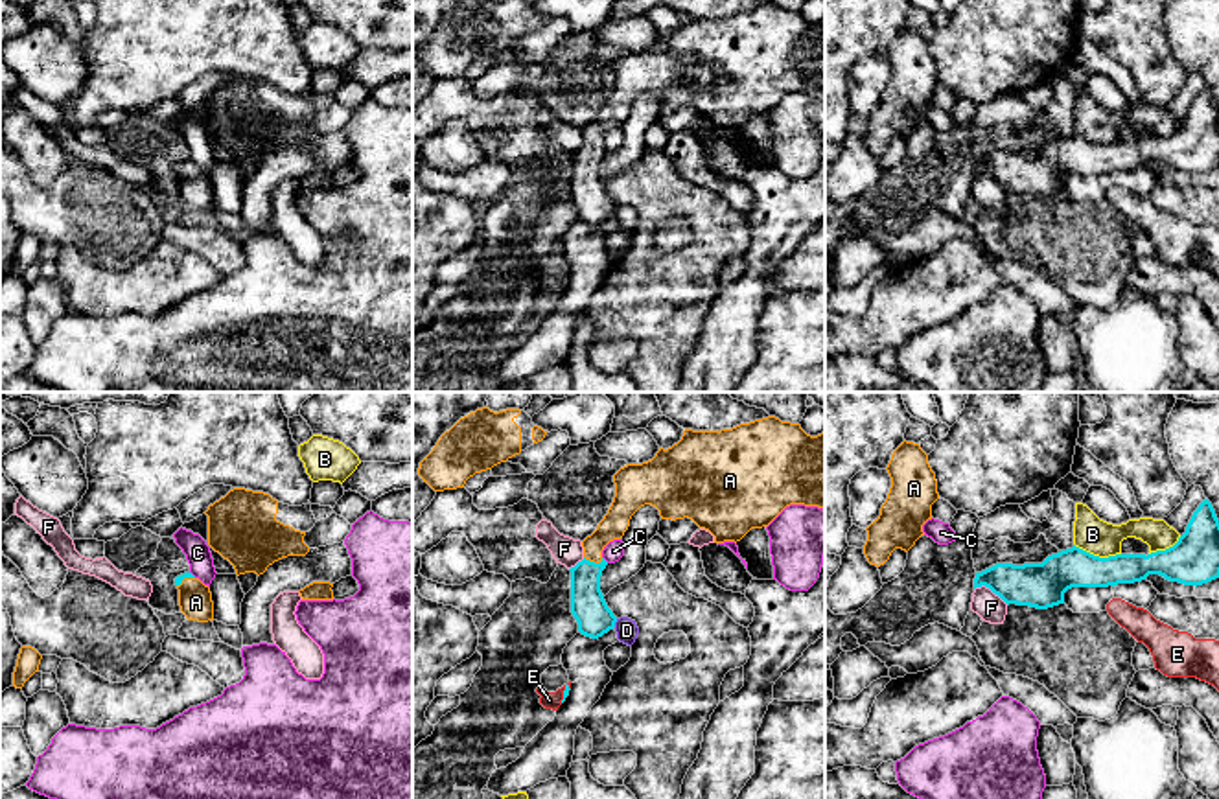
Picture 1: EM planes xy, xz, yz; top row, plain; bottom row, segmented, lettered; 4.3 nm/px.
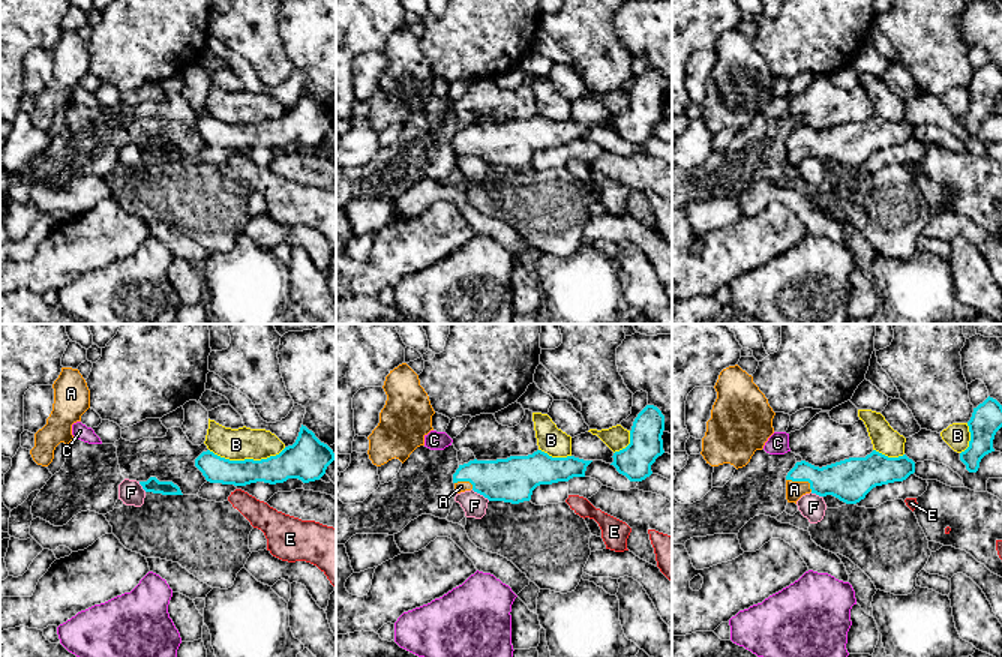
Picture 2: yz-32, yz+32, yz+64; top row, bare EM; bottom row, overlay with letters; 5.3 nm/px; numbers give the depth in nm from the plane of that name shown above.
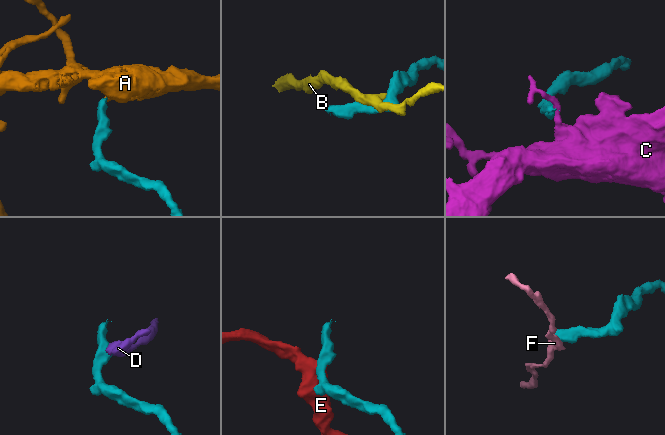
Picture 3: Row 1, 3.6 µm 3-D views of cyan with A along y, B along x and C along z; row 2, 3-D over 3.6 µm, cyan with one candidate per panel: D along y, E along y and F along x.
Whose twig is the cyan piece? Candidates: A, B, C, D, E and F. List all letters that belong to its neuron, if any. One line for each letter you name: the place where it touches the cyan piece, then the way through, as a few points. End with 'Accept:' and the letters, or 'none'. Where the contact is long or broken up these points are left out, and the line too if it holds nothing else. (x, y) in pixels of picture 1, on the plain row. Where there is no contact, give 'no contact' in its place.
A: contact xz (593, 150); way xz (588, 194), (588, 159), (593, 150), (593, 133), (614, 113)
Accept: A

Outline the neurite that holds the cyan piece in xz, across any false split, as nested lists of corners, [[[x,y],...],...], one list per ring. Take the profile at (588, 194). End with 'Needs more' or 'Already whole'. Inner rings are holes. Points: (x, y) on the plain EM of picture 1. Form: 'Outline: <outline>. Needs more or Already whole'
Outline: [[[775,4],[740,11],[722,18],[685,17],[678,31],[668,37],[659,35],[656,44],[643,52],[626,52],[613,63],[615,85],[598,110],[597,118],[582,129],[584,147],[571,155],[571,201],[578,210],[578,219],[598,226],[615,215],[617,204],[608,195],[600,179],[600,164],[608,149],[602,145],[604,134],[621,127],[630,114],[632,103],[644,92],[659,98],[661,107],[692,107],[700,116],[714,123],[714,131],[740,129],[751,116],[768,114],[786,94],[805,92],[825,96],[825,18],[818,24],[807,22],[799,11],[781,9]]]. Needs more

